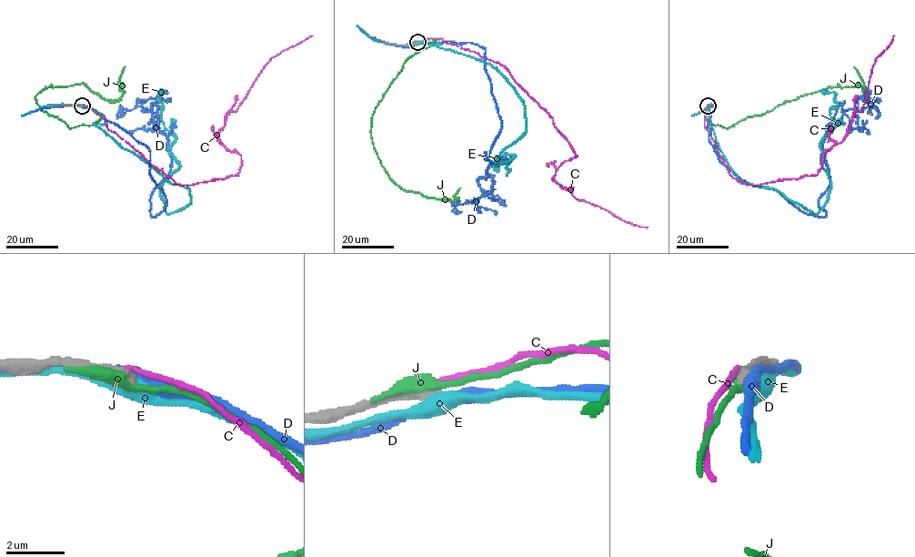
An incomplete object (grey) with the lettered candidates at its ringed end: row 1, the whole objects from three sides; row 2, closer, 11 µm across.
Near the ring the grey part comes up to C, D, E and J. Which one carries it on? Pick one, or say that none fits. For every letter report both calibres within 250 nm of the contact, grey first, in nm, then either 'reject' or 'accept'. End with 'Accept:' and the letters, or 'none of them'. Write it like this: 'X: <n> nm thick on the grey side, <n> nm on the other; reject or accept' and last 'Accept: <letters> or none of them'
C: 480 nm thick on the grey side, 130 nm on the other; reject
D: 500 nm thick on the grey side, 320 nm on the other; reject
E: 480 nm thick on the grey side, 500 nm on the other; reject
J: 500 nm thick on the grey side, 400 nm on the other; reject
Accept: none of them

